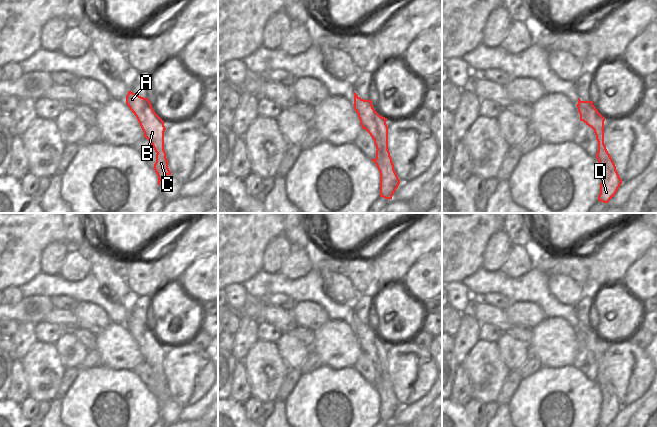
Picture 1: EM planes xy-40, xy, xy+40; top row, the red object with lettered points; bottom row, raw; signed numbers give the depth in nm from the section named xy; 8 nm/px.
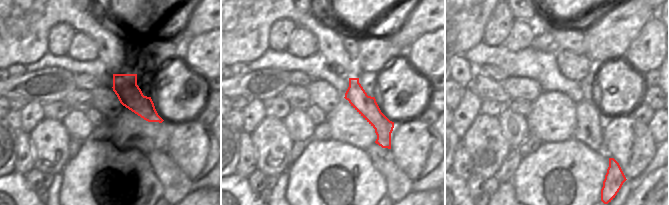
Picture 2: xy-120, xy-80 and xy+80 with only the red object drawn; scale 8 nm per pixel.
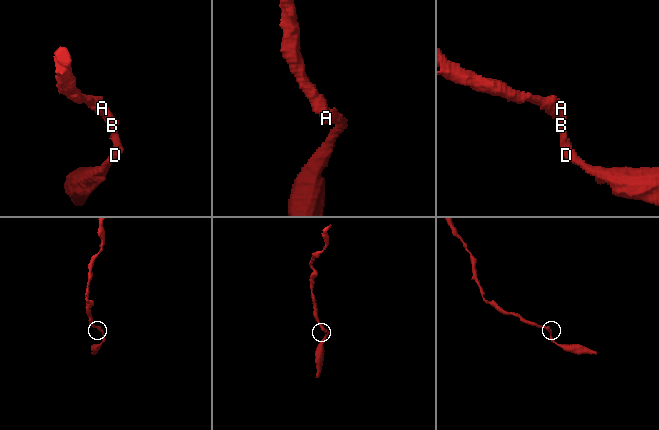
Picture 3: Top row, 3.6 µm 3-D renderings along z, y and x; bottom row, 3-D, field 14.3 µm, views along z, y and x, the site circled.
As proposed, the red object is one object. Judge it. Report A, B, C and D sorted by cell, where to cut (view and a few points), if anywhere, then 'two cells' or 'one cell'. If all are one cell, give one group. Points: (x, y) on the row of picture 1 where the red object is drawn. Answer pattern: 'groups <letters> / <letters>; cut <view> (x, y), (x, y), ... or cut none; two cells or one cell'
groups A B C D; cut none; one cell

